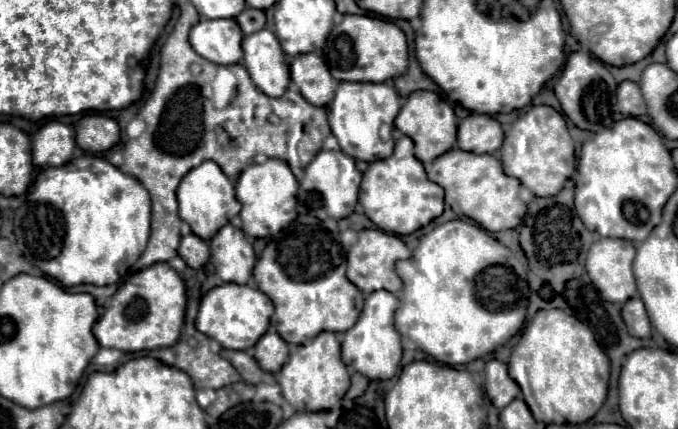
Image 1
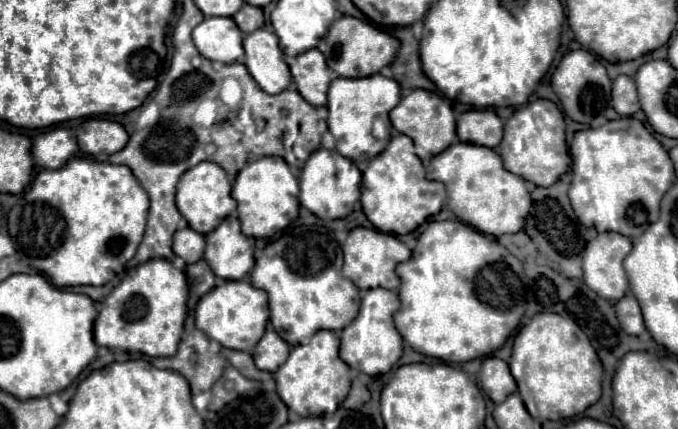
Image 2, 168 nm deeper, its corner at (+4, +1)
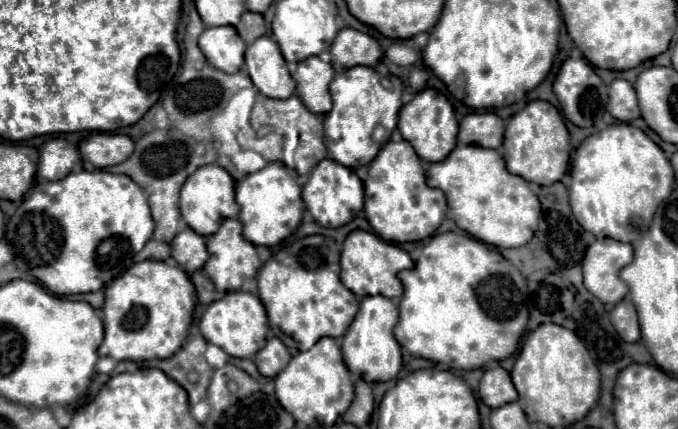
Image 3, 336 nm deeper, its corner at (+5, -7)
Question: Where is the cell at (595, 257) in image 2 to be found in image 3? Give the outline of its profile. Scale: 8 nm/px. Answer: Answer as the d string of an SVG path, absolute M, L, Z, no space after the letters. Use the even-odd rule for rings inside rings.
M614 239L594 241L584 257L584 285L586 289L606 305L616 305L628 293L628 285L620 279L620 269L634 257L630 243Z

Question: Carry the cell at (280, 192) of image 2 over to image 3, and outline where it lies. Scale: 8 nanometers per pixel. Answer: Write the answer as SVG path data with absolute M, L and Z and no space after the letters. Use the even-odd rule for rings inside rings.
M282 161L268 163L264 169L246 175L244 181L236 185L236 203L240 205L244 239L248 239L254 245L278 245L298 229L304 215L302 187L296 183L296 171L288 169Z

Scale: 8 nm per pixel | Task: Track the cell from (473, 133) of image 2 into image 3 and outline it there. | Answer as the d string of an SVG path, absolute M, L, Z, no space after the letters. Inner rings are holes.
M470 113L460 121L458 141L462 145L480 145L498 149L504 139L504 121L496 113Z

